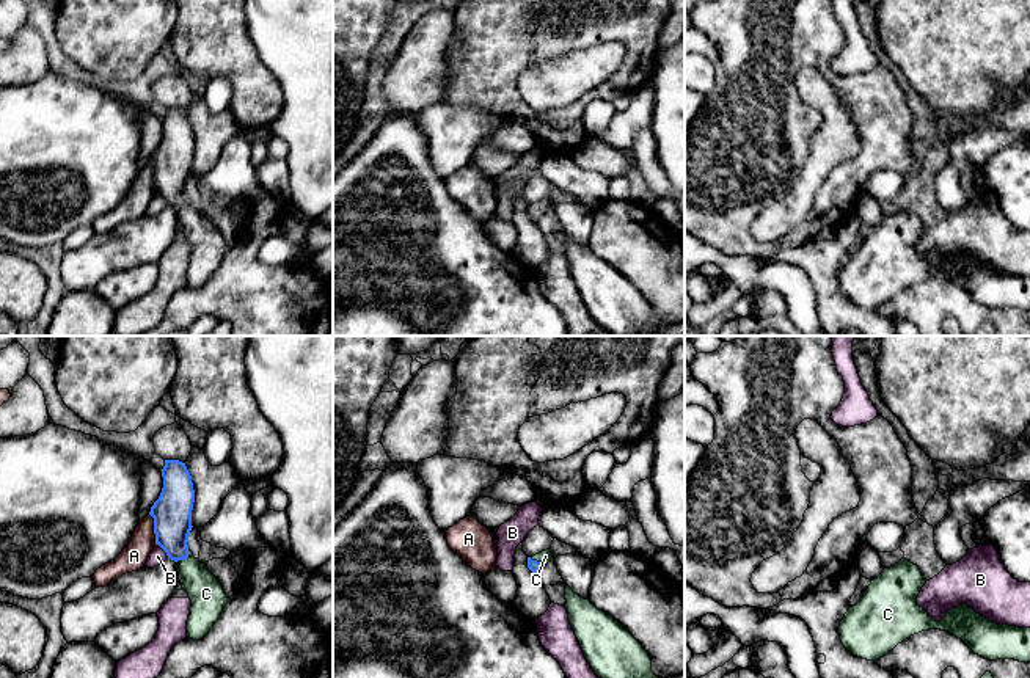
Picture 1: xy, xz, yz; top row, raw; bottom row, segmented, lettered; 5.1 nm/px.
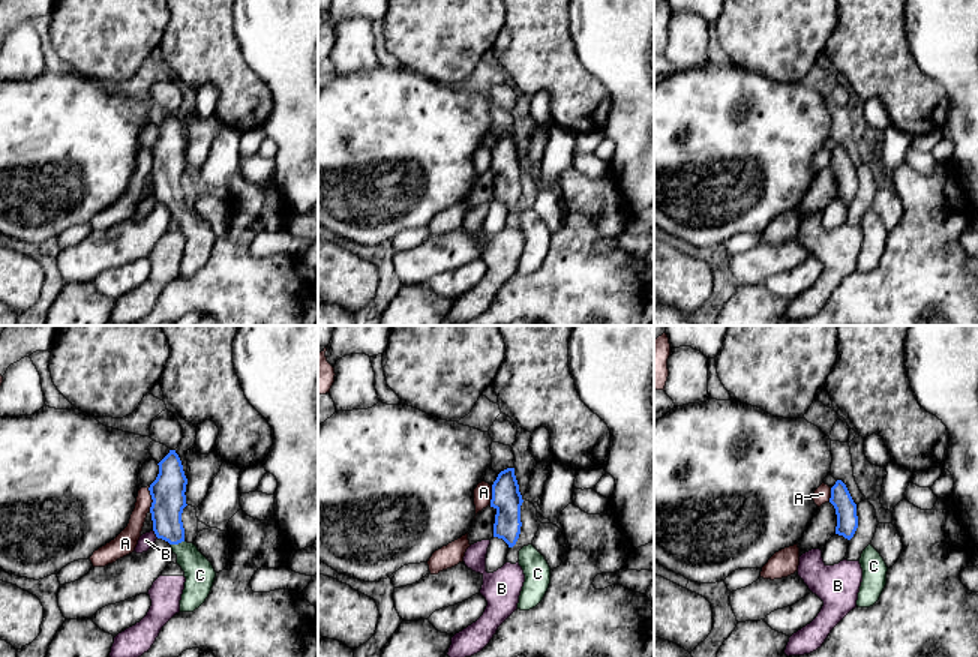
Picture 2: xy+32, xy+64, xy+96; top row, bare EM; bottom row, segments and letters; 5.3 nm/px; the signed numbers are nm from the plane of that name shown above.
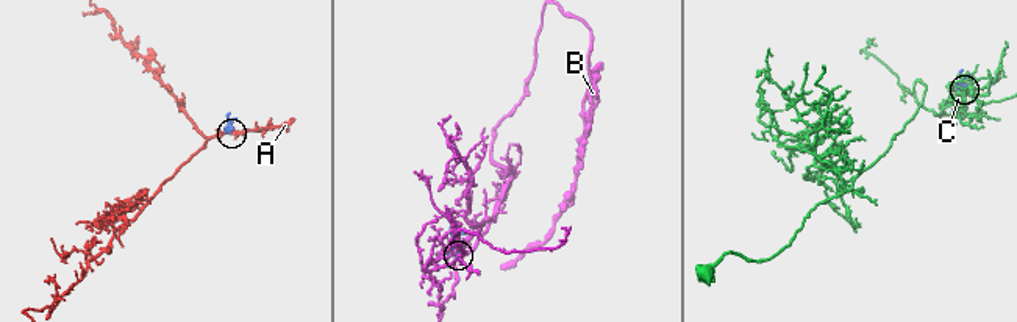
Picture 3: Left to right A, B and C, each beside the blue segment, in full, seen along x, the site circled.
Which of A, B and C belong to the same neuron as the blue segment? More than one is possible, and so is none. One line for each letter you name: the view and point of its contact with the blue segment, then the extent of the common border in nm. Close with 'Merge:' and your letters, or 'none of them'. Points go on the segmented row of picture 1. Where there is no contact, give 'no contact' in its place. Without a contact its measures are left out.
C: contact xz (536, 561); length 90 nm
Merge: C

